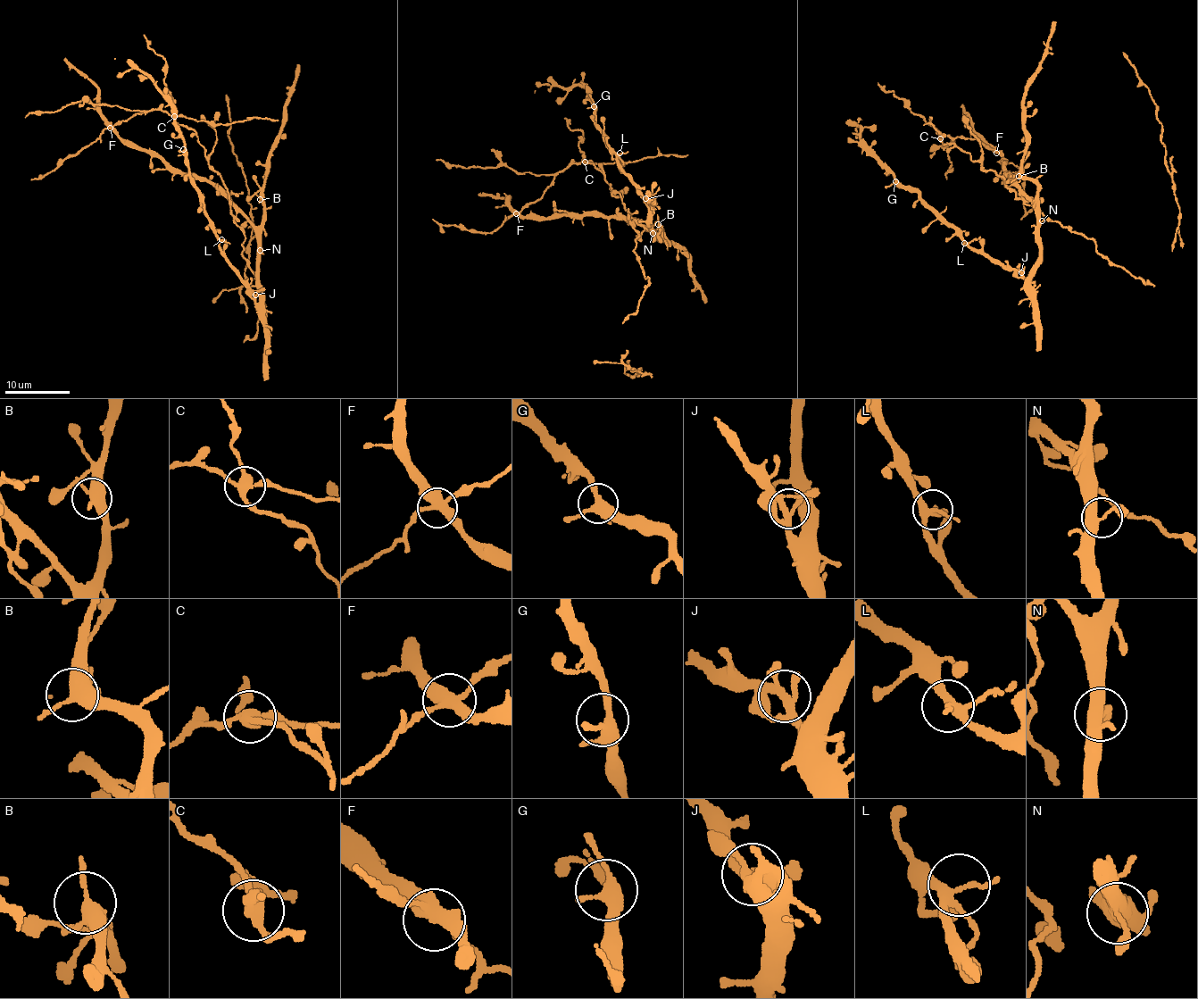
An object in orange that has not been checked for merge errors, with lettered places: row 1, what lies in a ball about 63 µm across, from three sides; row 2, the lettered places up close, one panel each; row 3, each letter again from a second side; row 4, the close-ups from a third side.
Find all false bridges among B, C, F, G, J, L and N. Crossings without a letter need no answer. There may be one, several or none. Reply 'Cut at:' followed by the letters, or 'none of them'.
Cut at: C, F

